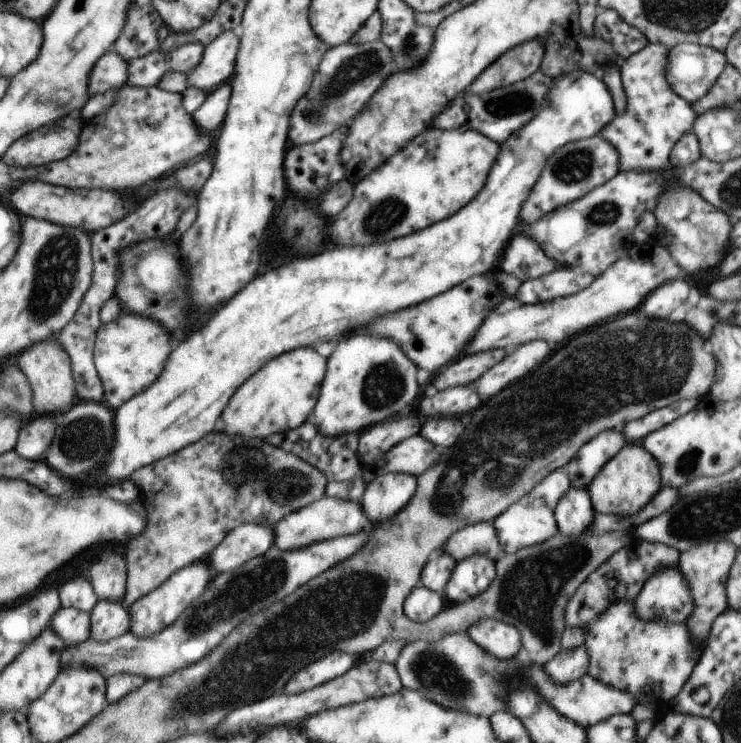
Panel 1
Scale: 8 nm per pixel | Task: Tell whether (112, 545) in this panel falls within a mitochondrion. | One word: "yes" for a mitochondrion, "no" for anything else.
no

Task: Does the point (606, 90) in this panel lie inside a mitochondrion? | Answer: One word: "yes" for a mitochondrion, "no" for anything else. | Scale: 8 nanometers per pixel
no

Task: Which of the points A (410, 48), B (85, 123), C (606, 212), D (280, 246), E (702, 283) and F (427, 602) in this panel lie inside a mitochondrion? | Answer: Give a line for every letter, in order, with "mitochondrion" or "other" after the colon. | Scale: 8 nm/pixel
A: mitochondrion
B: other
C: mitochondrion
D: other
E: other
F: other

